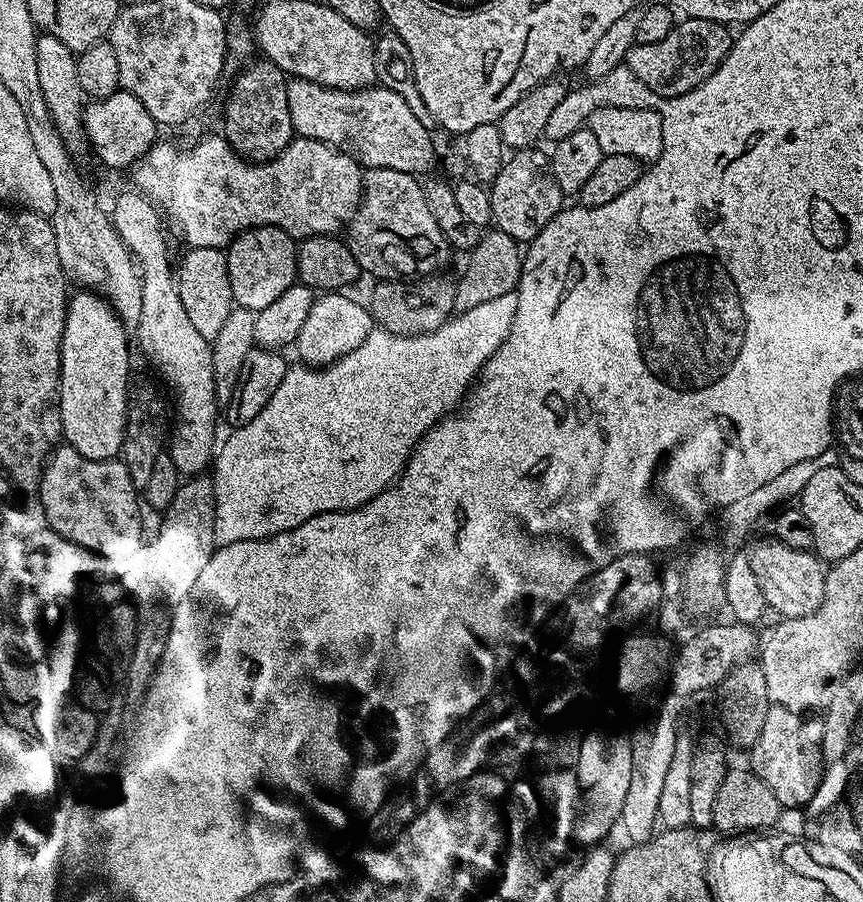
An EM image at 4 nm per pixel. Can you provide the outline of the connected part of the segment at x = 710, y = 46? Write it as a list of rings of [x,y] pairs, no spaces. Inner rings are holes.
[[[691,18],[681,19],[662,38],[662,42],[650,42],[649,44],[635,43],[628,52],[626,63],[642,81],[646,82],[650,89],[662,96],[681,96],[690,90],[694,90],[726,58],[726,54],[732,49],[734,39],[733,33],[725,25],[713,20],[693,20]]]

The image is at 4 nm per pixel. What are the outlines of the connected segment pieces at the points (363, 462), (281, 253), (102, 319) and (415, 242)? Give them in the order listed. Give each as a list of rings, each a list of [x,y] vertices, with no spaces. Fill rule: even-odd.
[[[509,294],[502,298],[494,298],[491,302],[482,302],[482,306],[474,306],[474,310],[455,313],[433,332],[423,333],[420,336],[398,336],[384,328],[377,327],[356,350],[351,350],[340,360],[336,360],[332,364],[325,364],[324,367],[305,366],[300,362],[293,363],[289,367],[286,378],[282,378],[278,390],[274,390],[274,398],[270,398],[270,402],[266,402],[266,410],[262,410],[262,414],[258,414],[258,418],[254,418],[254,422],[241,424],[232,430],[228,441],[225,444],[223,441],[215,453],[214,469],[216,468],[216,472],[214,471],[212,476],[212,485],[216,499],[214,538],[217,545],[233,544],[243,540],[261,540],[267,536],[290,530],[294,526],[302,526],[302,522],[306,522],[318,514],[348,512],[351,508],[360,508],[376,497],[379,492],[383,492],[403,472],[416,443],[467,396],[469,388],[480,375],[484,363],[495,354],[498,346],[502,346],[502,342],[510,334],[517,310],[518,298],[514,294]]]
[[[274,226],[248,228],[240,233],[226,249],[230,290],[235,307],[263,314],[270,302],[276,301],[285,290],[290,290],[290,286],[298,280],[297,247],[297,241],[290,234]]]
[[[80,290],[84,292],[71,293],[68,301],[68,313],[66,314],[66,326],[62,334],[62,346],[60,347],[60,417],[62,418],[62,430],[64,431],[63,439],[67,447],[78,450],[86,458],[95,460],[110,460],[119,457],[120,447],[124,441],[124,427],[126,426],[126,410],[128,409],[128,385],[130,375],[128,376],[128,340],[130,344],[130,332],[125,328],[112,305],[104,299],[103,296],[92,290]]]
[[[370,169],[364,172],[364,195],[352,219],[346,224],[346,243],[350,254],[358,262],[361,273],[381,280],[398,280],[401,278],[425,278],[439,273],[454,256],[453,248],[448,245],[442,230],[438,230],[438,222],[434,222],[434,214],[430,214],[430,206],[424,197],[421,181],[415,175],[399,170]]]

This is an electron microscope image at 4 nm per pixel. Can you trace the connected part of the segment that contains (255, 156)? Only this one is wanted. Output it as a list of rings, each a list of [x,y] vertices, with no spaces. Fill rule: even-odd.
[[[263,58],[257,64],[249,63],[236,76],[228,101],[224,104],[224,129],[222,135],[228,145],[246,160],[259,162],[273,160],[294,139],[287,101],[289,77],[278,66]]]

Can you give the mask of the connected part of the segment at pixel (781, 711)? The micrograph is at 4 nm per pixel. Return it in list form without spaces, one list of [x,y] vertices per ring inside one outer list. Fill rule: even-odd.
[[[773,704],[766,714],[762,734],[758,734],[758,742],[754,742],[747,756],[751,772],[774,792],[784,810],[803,809],[814,798],[824,776],[824,721]]]

